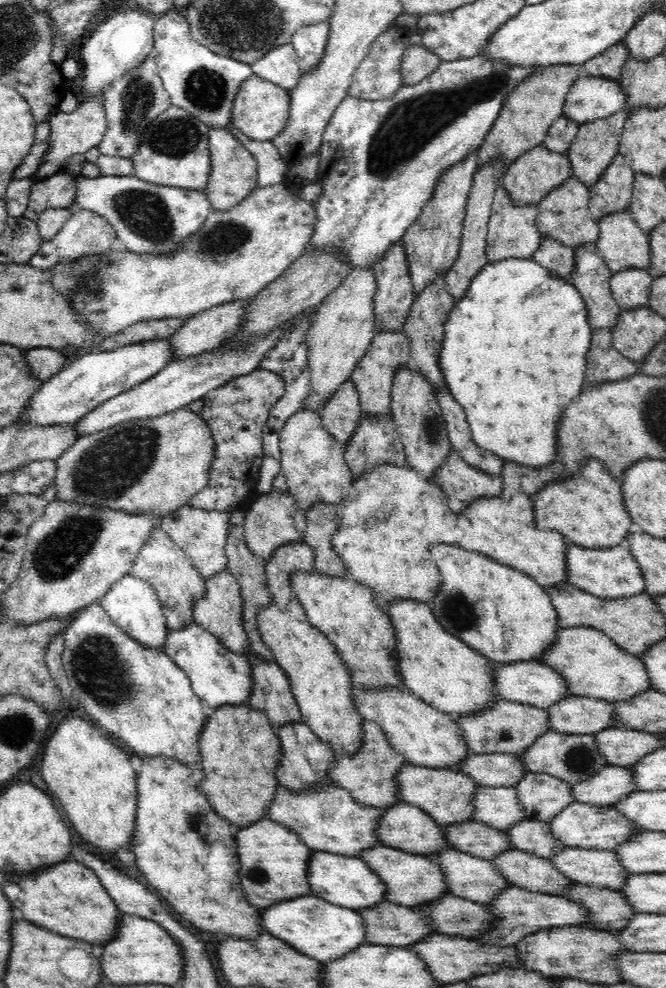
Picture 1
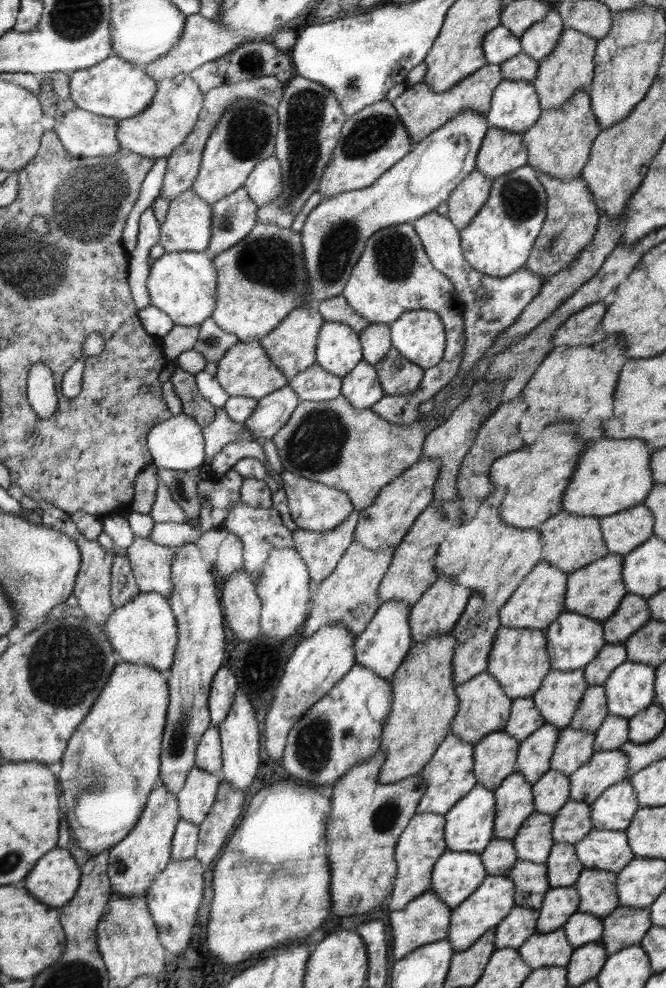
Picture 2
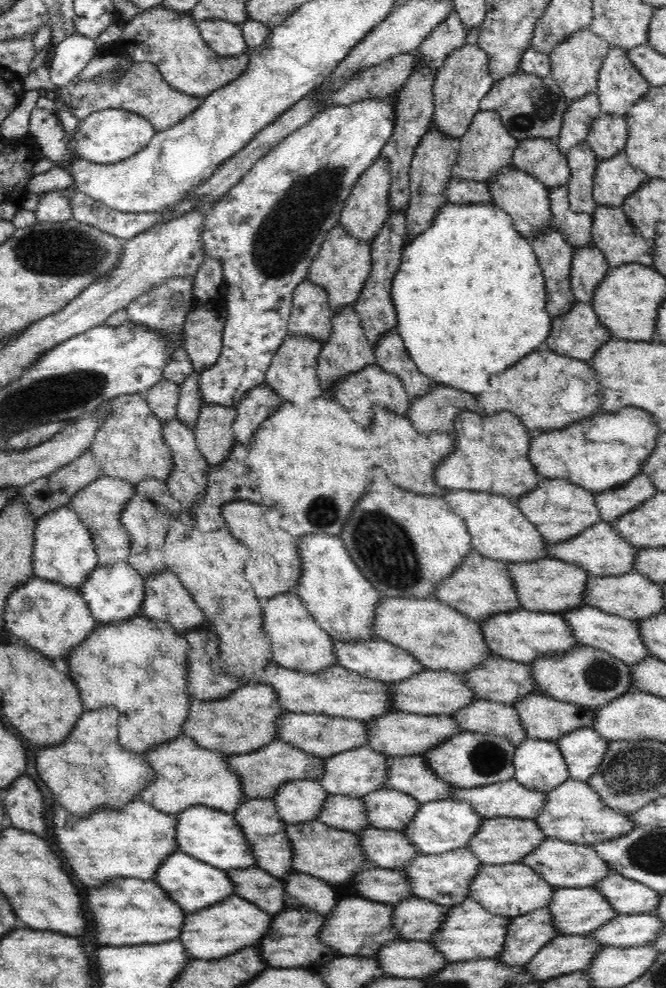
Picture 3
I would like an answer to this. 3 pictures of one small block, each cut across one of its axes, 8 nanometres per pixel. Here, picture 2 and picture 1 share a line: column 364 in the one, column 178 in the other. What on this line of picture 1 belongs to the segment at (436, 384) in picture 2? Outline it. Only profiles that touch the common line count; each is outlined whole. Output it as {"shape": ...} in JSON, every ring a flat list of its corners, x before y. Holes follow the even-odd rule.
{"shape":[[280,184,264,186,250,191,248,197,228,212,212,210,210,216,175,251,164,253,134,253,116,245,108,253,101,254,101,263,93,278,99,278,99,291,88,293,82,285,77,293,67,299,87,324,99,332,102,339,142,322,162,318,188,318,218,304,234,300,245,300,274,282,287,268,302,255,314,234,316,204,302,201,298,197,298,186]]}

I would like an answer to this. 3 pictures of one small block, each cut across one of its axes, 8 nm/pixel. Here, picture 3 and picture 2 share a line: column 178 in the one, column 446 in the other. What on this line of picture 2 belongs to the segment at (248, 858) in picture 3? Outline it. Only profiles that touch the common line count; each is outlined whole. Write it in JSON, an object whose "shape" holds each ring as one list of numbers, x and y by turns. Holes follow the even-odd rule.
{"shape":[[481,784,474,785,472,790,458,800,445,814,445,843,447,850,480,854,489,845,490,840,495,837,494,824,496,824,496,813,496,797,493,791,484,788]]}

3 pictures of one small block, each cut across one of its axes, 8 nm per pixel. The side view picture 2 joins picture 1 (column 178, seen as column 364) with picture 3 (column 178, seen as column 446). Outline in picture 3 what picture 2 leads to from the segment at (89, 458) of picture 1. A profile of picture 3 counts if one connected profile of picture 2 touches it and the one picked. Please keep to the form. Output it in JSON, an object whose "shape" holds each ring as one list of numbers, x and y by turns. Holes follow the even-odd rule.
{"shape":[[162,377,153,387,144,392,144,397,154,415,163,423,172,420,172,417,177,417,179,394,180,387,168,381,166,377]]}

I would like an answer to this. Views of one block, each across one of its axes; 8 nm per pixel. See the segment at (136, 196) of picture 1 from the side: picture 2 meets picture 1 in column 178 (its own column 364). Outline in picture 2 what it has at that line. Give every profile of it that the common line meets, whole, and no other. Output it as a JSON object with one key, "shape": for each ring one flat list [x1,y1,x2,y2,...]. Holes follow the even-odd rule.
{"shape":[[460,112,452,117,442,128,434,130,429,136,416,143,410,152,380,175,374,184,358,190,340,192,323,201,308,214,301,230,304,264,307,268,309,294,305,302,321,303,343,293,343,288,350,278,353,266,358,262,365,247,365,242,378,229,391,227,393,224,412,223,417,218,437,211,440,204,447,204,450,193,470,172,475,169,476,157,489,130,485,116,478,112]]}

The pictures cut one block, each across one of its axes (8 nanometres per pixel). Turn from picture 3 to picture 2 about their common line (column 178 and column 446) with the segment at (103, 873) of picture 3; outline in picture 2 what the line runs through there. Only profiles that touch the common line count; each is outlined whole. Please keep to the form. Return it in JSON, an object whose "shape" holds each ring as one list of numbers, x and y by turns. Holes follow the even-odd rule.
{"shape":[[433,812,416,813,408,824,408,828,399,836,395,846,397,873,392,892,389,894,390,911,402,910,410,900,414,900,431,888,432,869,441,854,447,851,445,843,445,815]]}

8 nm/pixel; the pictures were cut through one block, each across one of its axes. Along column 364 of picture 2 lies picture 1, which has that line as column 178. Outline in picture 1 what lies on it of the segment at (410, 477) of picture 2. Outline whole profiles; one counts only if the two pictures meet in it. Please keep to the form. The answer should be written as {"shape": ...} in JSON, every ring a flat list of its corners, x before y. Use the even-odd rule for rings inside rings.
{"shape":[[184,503,175,511,170,511,161,518,161,528,164,532,186,552,197,572,204,578,212,578,224,570,228,570,226,559,226,544,228,527,230,526,229,513,226,511,202,511,192,508,190,503]]}

